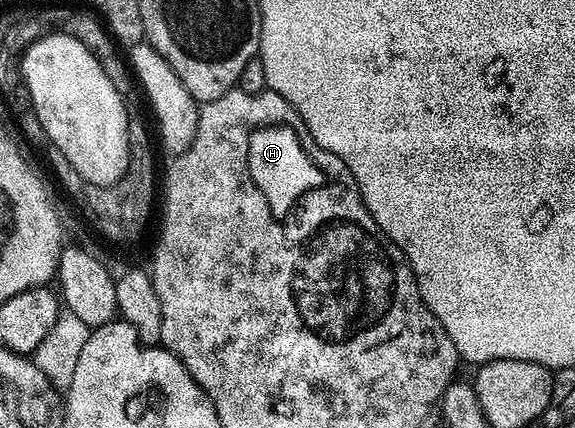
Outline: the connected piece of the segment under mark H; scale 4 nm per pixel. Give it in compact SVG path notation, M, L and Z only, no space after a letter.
M267 130L267 132L255 134L255 138L251 142L251 168L253 168L257 182L261 184L261 186L257 186L257 192L263 194L263 200L265 200L265 196L269 196L269 200L287 198L293 202L293 198L297 198L305 188L309 188L313 184L355 184L345 163L337 156L333 156L333 152L321 148L321 144L317 144L311 134L301 136L301 150L299 150L297 140L295 140L295 130Z

